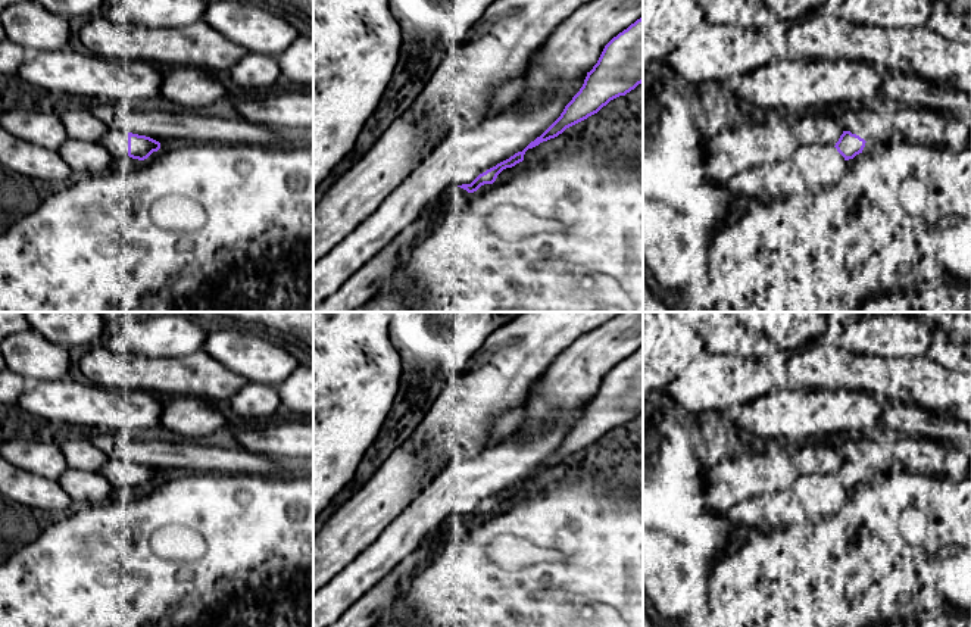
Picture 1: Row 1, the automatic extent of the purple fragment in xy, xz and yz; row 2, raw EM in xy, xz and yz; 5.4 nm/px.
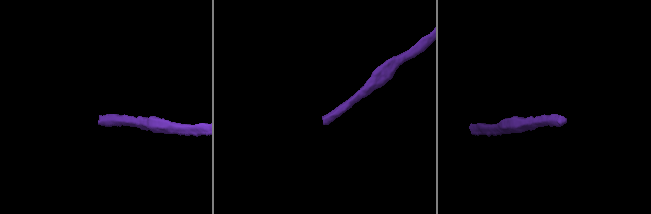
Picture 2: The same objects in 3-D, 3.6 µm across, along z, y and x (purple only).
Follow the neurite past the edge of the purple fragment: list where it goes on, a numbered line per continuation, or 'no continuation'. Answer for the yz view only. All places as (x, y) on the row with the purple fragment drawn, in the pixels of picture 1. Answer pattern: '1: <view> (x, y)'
no continuation

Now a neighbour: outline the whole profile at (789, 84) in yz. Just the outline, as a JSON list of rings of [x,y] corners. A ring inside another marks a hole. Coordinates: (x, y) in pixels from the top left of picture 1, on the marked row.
[[[777,54],[768,63],[744,74],[731,94],[758,115],[783,110],[834,109],[840,104],[869,103],[883,84],[883,72],[856,60],[800,60]]]

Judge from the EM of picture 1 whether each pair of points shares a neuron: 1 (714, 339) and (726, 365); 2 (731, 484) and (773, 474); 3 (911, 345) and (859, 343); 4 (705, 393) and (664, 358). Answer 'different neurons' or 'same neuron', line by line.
1: different neurons
2: same neuron
3: same neuron
4: different neurons

